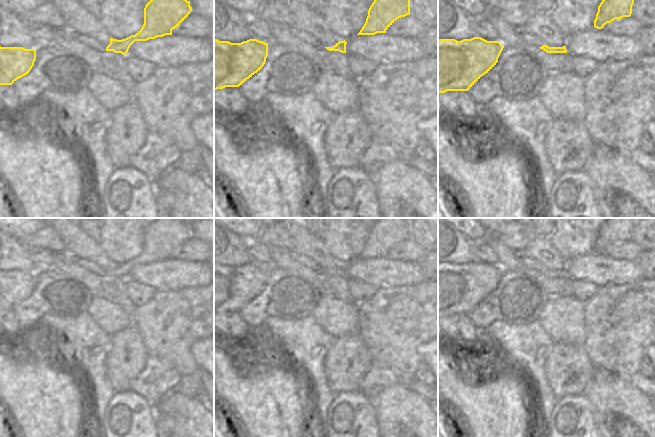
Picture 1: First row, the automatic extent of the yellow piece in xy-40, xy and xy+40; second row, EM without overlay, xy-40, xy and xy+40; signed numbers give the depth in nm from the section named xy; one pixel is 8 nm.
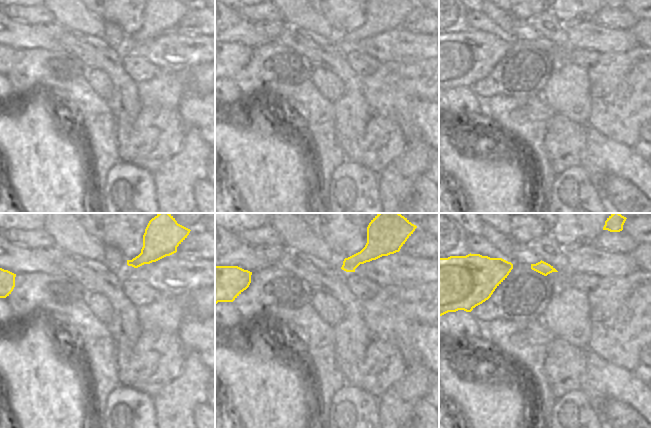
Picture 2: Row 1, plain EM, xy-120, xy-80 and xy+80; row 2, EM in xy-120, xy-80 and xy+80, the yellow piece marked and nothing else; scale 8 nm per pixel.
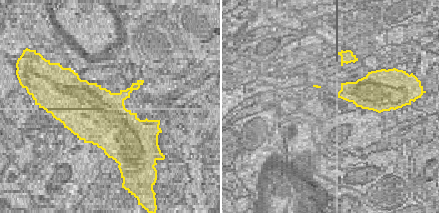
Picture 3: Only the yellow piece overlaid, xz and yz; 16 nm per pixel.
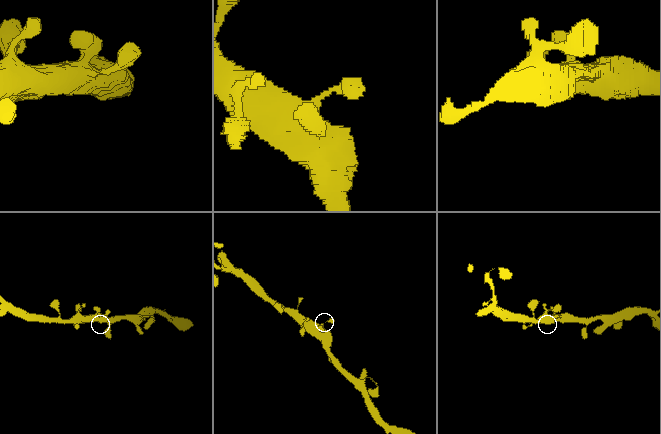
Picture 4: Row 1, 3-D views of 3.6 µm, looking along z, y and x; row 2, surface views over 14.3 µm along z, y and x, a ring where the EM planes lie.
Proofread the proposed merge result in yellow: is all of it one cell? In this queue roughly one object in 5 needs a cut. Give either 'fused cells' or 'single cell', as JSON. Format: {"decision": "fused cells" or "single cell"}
{"decision": "single cell"}

